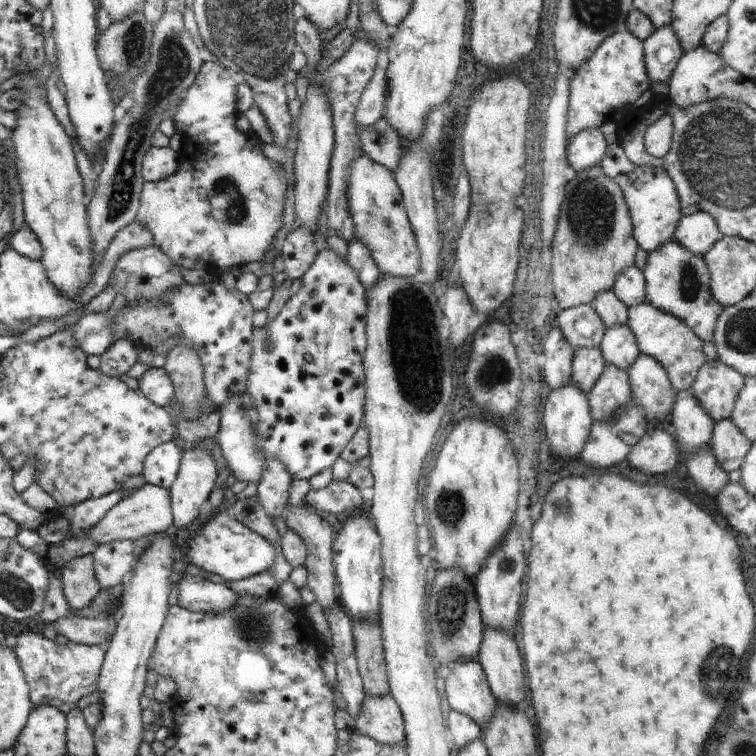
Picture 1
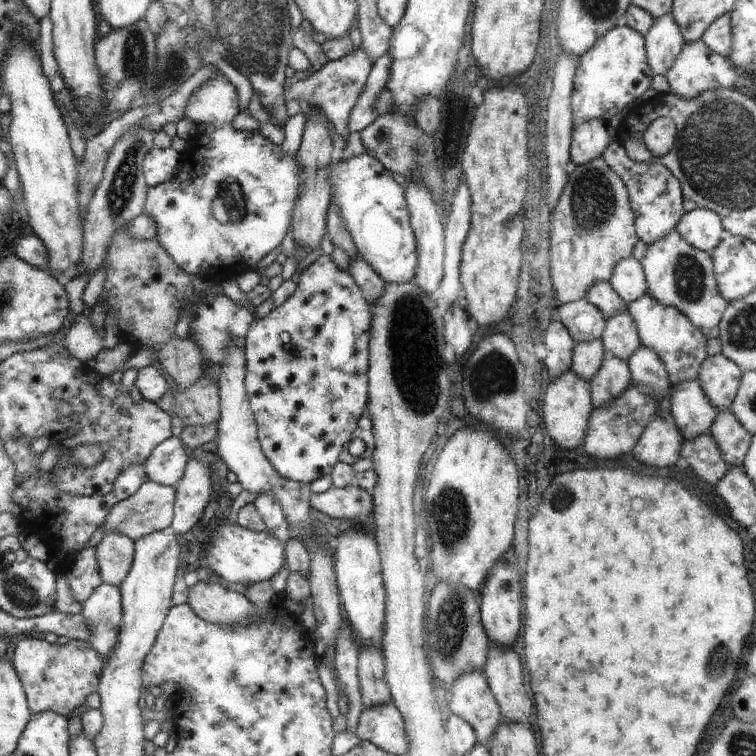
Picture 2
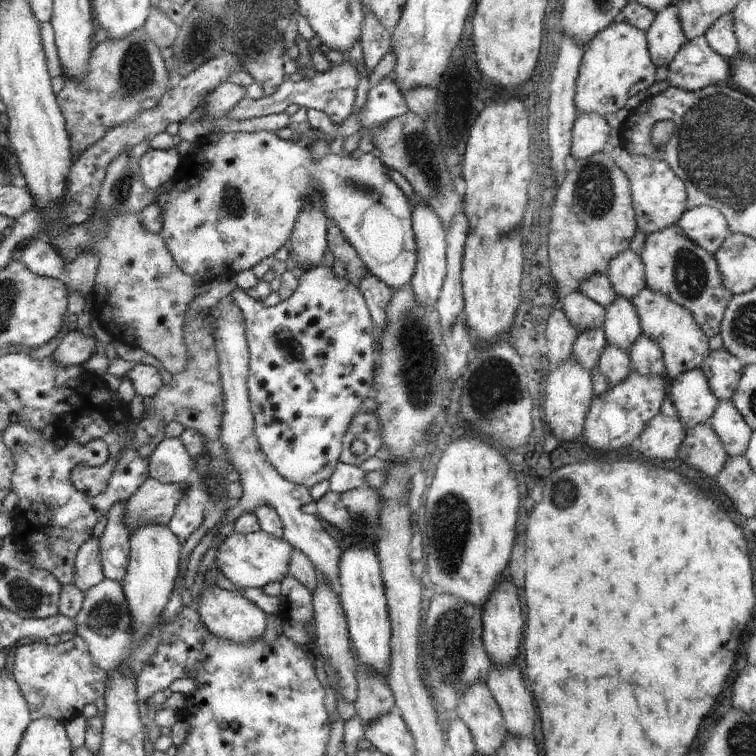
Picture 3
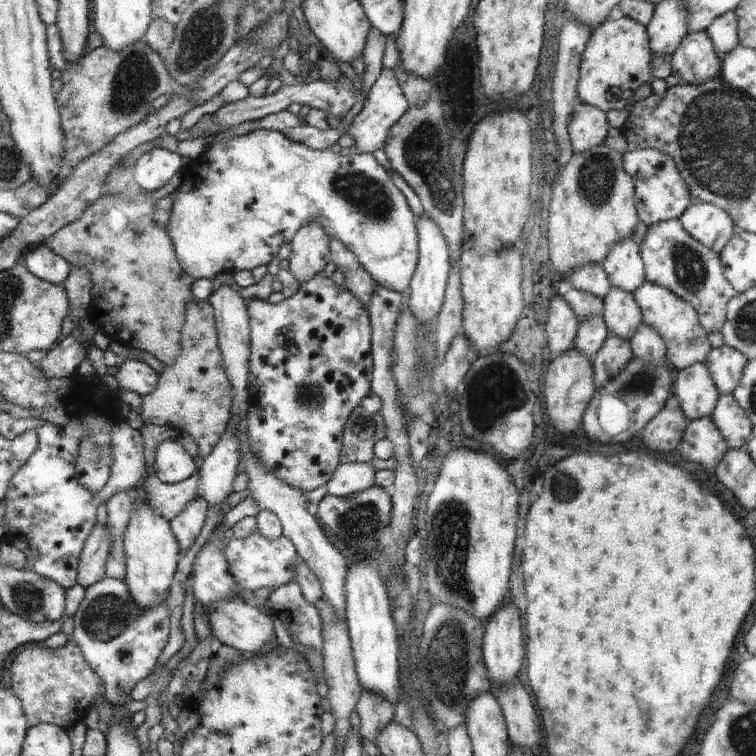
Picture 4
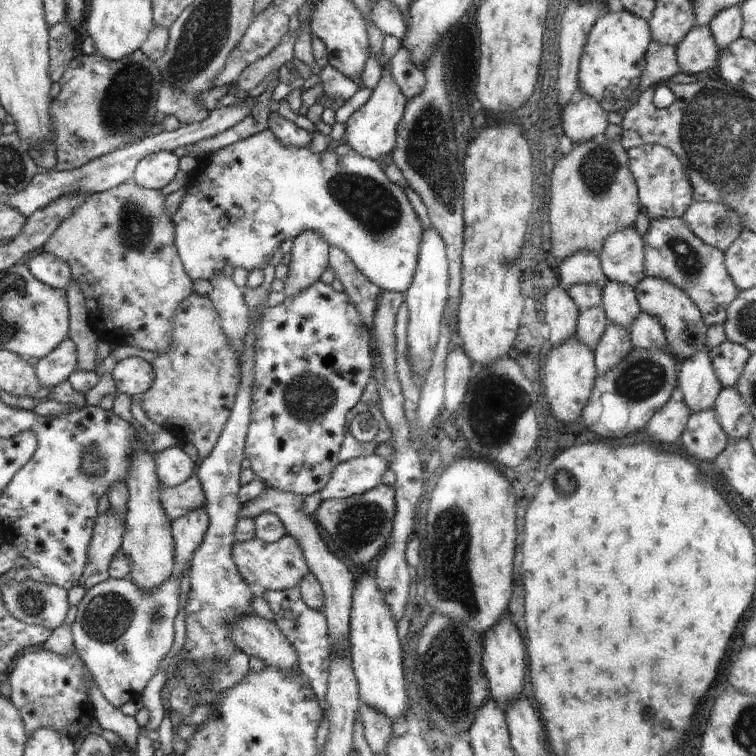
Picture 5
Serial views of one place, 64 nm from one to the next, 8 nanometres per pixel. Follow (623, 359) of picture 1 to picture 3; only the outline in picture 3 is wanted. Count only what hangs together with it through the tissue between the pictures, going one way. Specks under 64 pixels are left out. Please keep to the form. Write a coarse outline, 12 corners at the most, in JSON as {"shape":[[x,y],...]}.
{"shape":[[616,294],[605,309],[606,344],[629,352],[641,321],[631,300]]}

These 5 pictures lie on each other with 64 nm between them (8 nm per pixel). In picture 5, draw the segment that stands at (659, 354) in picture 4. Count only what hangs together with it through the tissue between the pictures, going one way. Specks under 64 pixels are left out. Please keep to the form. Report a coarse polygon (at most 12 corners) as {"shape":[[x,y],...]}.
{"shape":[[640,313],[629,330],[634,348],[667,348],[661,322]]}

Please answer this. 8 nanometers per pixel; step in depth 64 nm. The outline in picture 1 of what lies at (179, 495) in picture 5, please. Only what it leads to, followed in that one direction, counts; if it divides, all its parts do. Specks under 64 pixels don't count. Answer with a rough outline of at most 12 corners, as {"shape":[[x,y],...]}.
{"shape":[[145,484],[87,530],[99,545],[164,534],[169,489]]}

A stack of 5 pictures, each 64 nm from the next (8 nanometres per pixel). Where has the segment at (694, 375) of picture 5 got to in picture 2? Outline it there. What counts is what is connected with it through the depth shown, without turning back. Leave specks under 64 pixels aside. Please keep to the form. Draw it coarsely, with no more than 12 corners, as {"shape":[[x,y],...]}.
{"shape":[[698,378],[673,386],[670,412],[684,441],[709,432],[717,412]]}

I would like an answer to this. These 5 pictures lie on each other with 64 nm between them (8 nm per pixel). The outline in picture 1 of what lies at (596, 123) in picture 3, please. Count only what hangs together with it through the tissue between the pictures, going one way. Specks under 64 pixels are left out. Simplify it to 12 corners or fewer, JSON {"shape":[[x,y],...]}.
{"shape":[[599,129],[573,136],[567,164],[577,172],[601,164],[608,145]]}

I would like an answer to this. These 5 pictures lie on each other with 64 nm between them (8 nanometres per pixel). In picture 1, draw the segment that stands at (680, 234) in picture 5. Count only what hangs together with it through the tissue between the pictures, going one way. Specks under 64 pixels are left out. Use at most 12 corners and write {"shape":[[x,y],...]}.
{"shape":[[672,239],[649,254],[647,303],[713,342],[724,307],[708,267]]}

